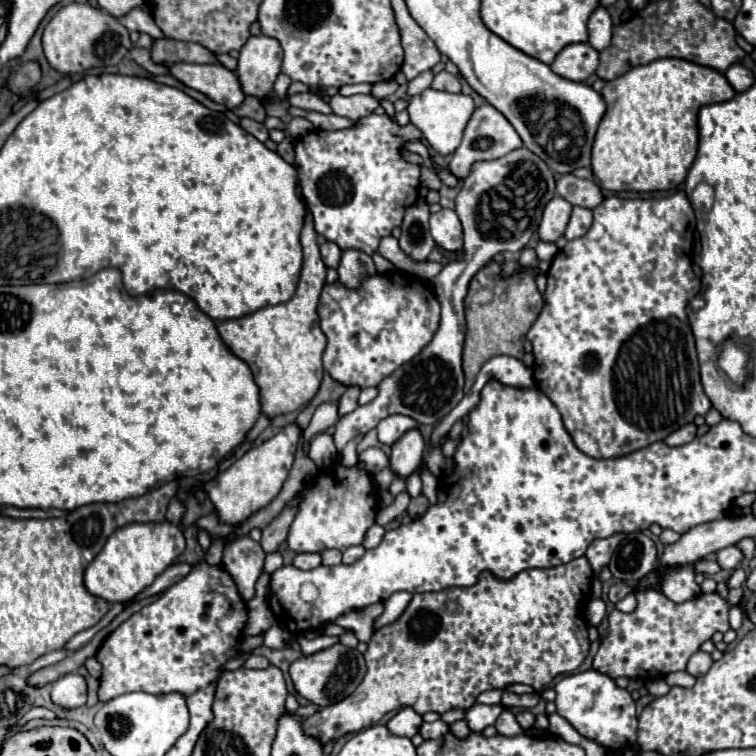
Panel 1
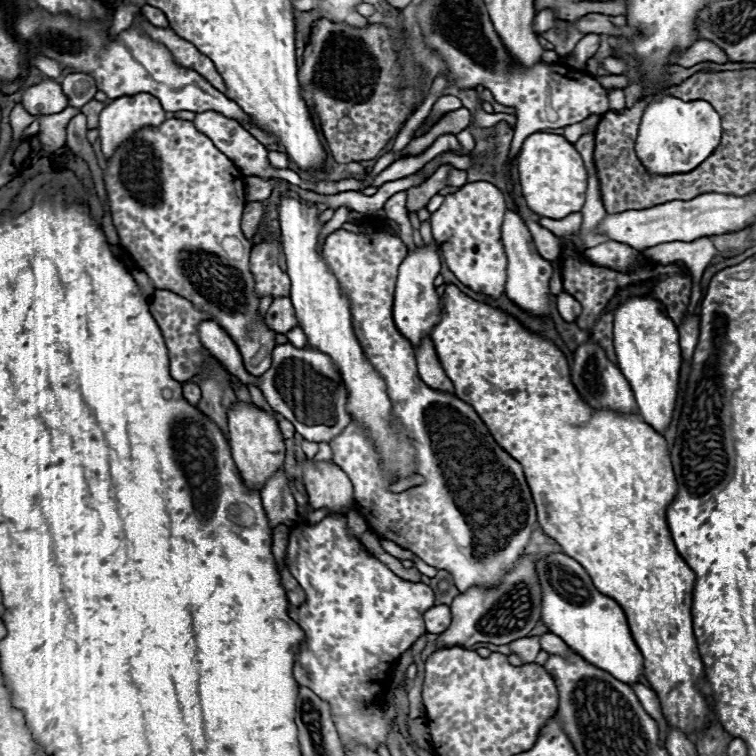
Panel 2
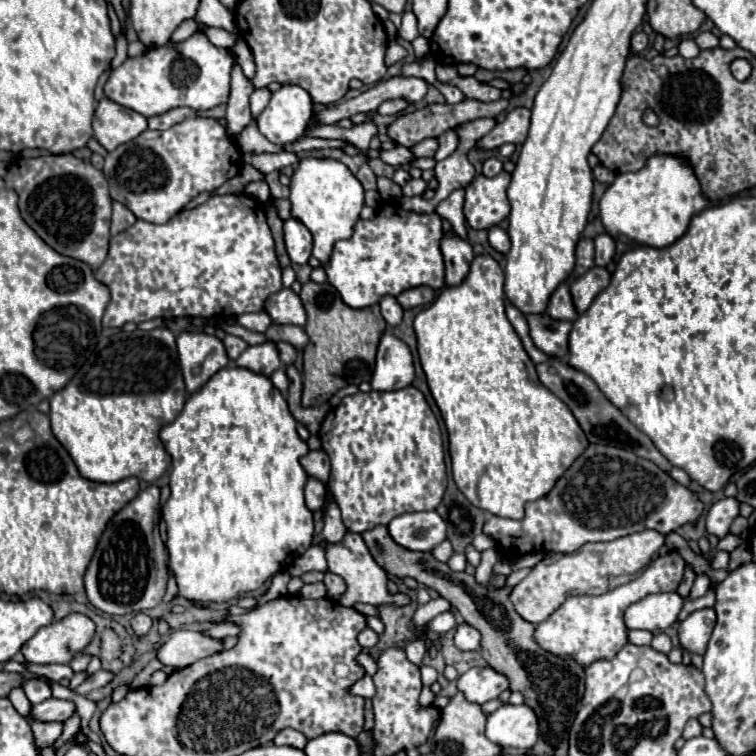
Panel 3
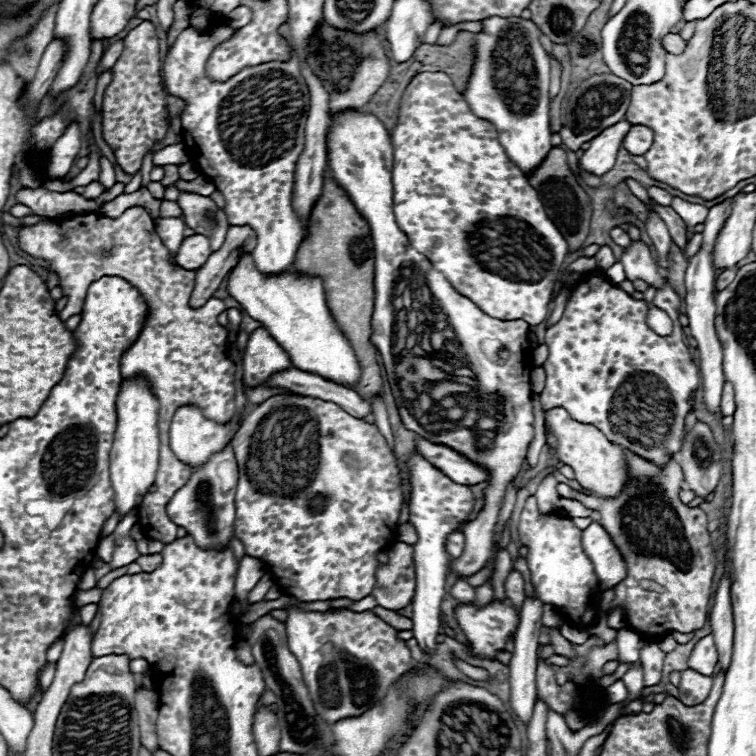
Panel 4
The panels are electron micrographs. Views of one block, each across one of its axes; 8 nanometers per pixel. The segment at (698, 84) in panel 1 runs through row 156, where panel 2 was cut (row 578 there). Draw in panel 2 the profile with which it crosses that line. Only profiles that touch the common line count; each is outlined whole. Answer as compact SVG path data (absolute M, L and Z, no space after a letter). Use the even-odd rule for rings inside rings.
M446 284L446 292L444 292L444 306L442 306L442 314L440 314L440 322L434 326L434 330L430 332L430 338L436 346L438 358L442 362L442 368L446 370L446 376L452 380L456 396L464 402L468 402L470 406L476 408L478 416L484 420L484 424L488 426L488 430L492 432L492 436L496 438L496 442L514 458L524 466L524 474L528 480L528 486L532 490L534 496L534 504L538 508L538 524L544 528L544 532L548 536L552 536L566 554L570 554L570 558L574 558L576 562L580 562L586 572L590 574L594 586L608 598L616 600L622 610L626 612L632 636L638 644L638 648L642 650L644 656L644 672L646 678L650 682L650 686L654 688L654 692L658 694L662 712L668 720L668 724L672 728L678 728L686 734L696 732L698 726L706 724L706 714L708 714L708 706L704 700L704 694L698 694L700 688L704 686L706 678L704 678L704 664L700 660L698 654L698 644L692 632L692 588L694 588L694 580L696 574L694 570L684 562L684 558L678 554L668 524L666 524L666 508L668 504L674 500L676 496L676 478L674 478L674 470L672 470L672 462L668 456L668 446L662 434L658 434L652 426L648 426L638 414L610 414L610 410L590 410L590 406L586 406L586 402L582 402L582 396L578 394L578 390L574 390L574 384L570 382L570 368L568 368L568 360L564 356L564 352L546 336L530 332L528 328L524 328L522 322L518 322L514 316L506 314L504 310L490 306L486 302L478 302L472 300L470 296L466 296L464 292L460 292L458 286L454 284Z

